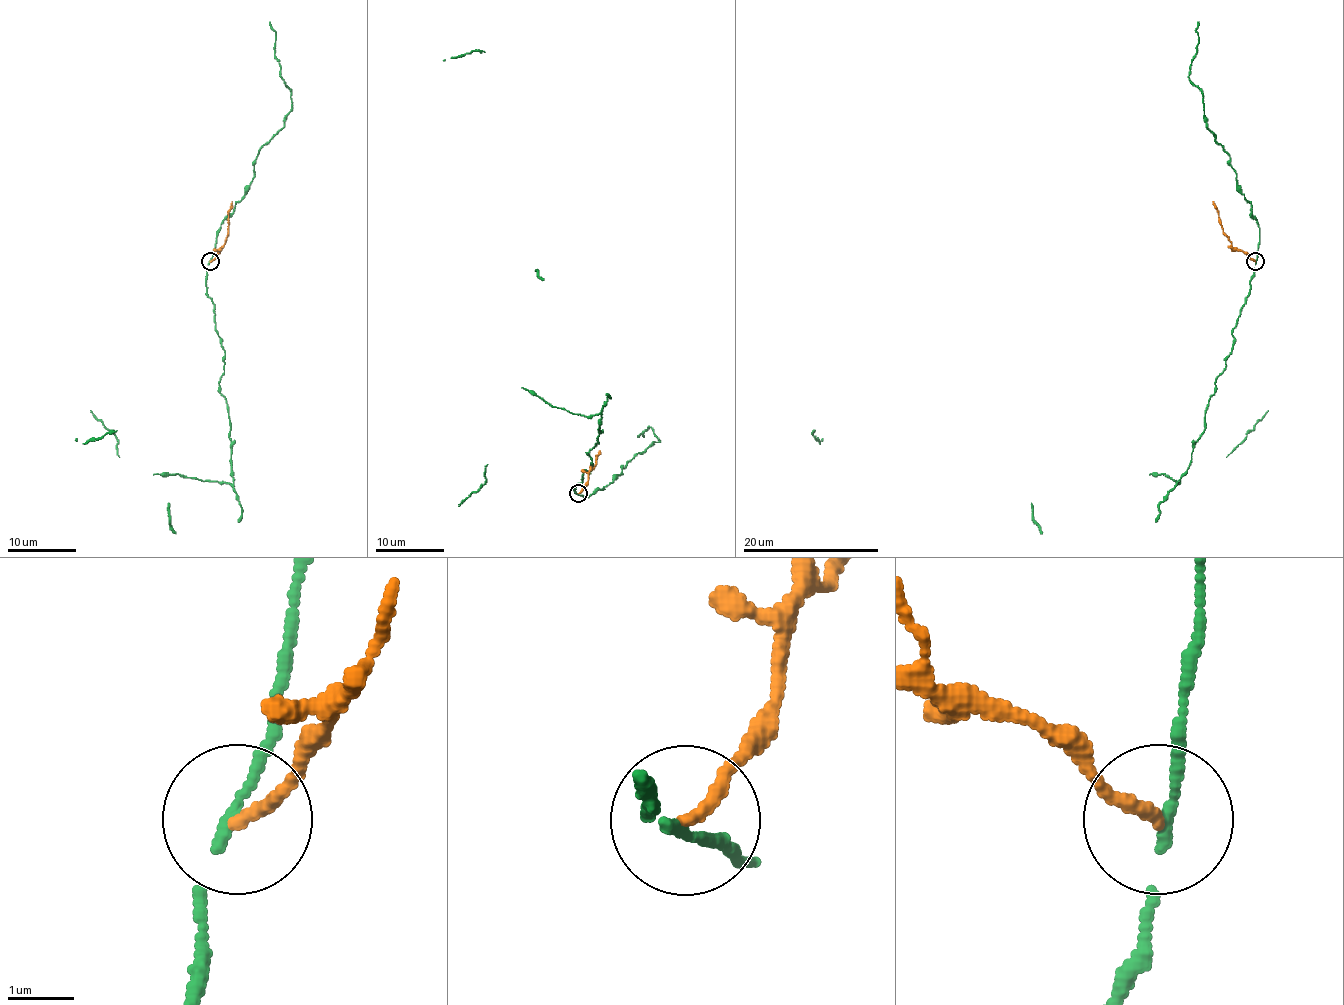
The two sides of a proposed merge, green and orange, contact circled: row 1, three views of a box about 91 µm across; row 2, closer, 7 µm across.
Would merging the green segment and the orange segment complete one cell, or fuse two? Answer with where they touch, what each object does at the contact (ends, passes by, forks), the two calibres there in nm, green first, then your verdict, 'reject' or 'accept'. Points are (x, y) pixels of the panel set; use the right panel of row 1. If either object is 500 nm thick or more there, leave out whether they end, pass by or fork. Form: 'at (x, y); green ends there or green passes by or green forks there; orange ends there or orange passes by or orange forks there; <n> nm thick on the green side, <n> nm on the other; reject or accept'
at (1255, 261); green passes by; orange ends there; 130 nm thick on the green side, 190 nm on the other; reject

